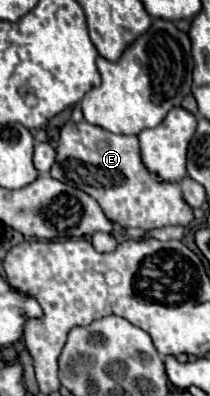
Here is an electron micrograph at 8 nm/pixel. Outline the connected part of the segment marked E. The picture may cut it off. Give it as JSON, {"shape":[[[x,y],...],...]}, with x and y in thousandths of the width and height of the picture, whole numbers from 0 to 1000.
{"shape":[[[324,306],[286,331],[267,386],[276,396],[238,427],[238,442],[314,467],[352,467],[362,477],[438,492],[495,528],[505,548],[590,578],[743,578],[781,568],[886,573],[924,553],[924,528],[876,508],[857,462],[752,462],[743,447],[695,432],[667,407],[657,346],[638,341],[543,341],[410,306]]]}

